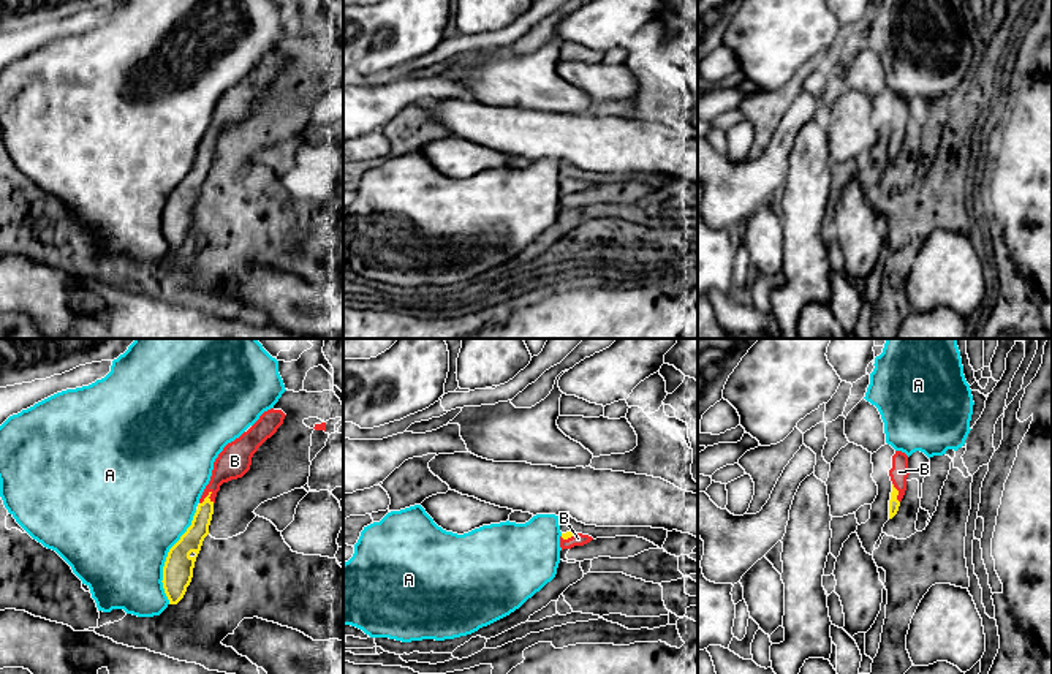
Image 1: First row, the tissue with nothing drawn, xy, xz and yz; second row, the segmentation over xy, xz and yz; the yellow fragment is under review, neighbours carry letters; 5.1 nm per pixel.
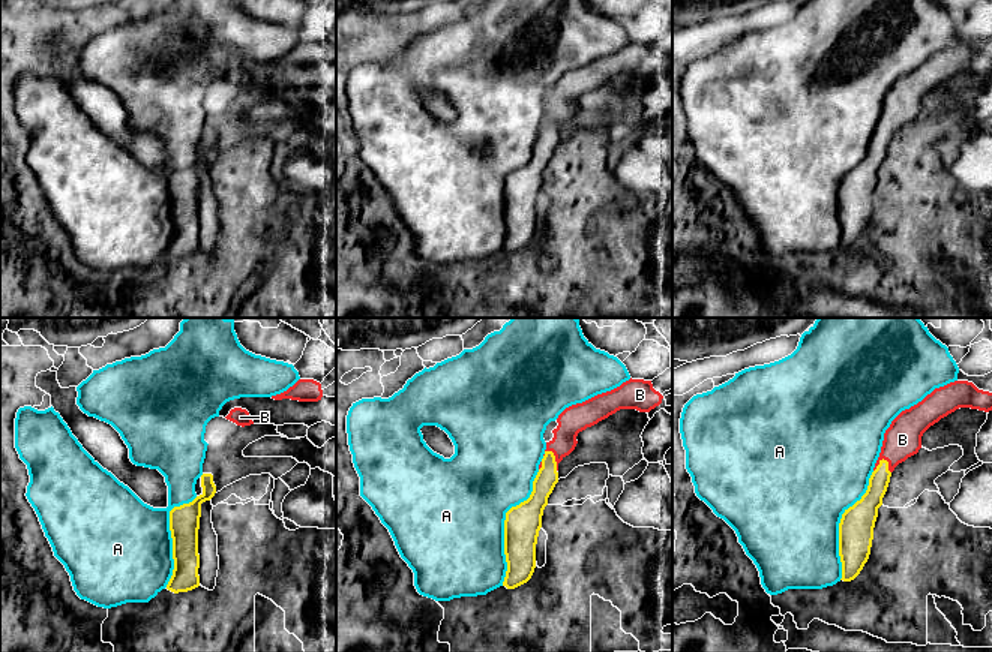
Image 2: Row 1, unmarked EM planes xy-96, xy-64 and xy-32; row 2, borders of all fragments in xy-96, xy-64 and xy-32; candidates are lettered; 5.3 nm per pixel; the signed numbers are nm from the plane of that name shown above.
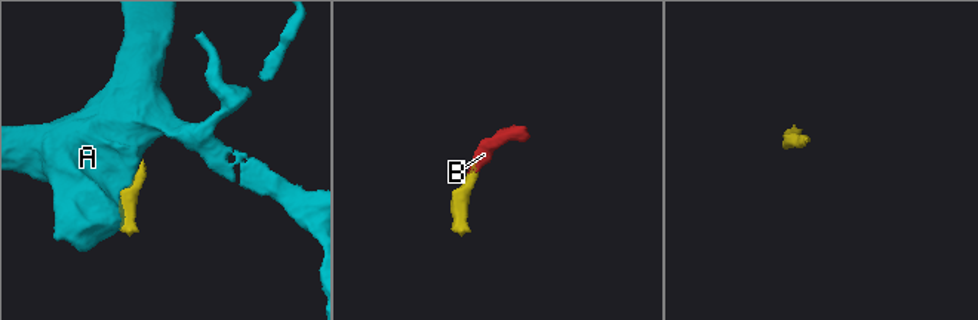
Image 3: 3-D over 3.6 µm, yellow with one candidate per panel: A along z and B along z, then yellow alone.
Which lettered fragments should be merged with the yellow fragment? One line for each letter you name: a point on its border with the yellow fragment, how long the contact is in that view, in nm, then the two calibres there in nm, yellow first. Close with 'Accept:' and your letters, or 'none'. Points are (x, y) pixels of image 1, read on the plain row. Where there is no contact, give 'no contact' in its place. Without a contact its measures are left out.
B: meets yellow in xy at (206, 143); contact 90 nm long; 110 nm thick on the yellow side, 170 nm on the other
Accept: B

